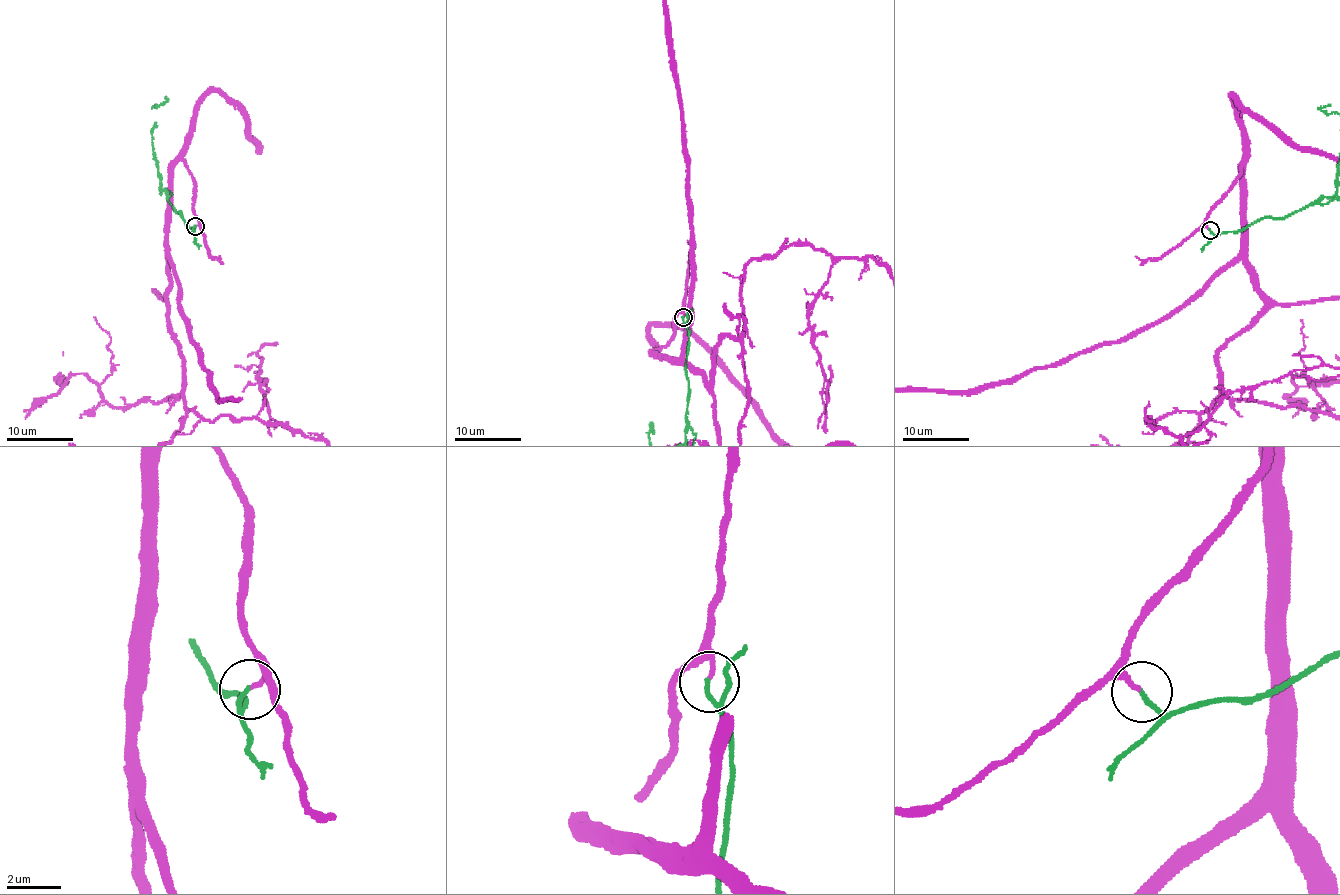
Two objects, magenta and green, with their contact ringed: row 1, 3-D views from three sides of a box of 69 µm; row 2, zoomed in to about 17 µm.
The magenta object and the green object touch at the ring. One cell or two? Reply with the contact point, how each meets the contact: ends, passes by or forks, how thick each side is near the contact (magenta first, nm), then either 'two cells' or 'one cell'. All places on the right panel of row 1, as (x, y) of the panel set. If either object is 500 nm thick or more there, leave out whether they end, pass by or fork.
place (1210, 230); magenta ends; green ends; calibres 150 and 160 nm; one cell

